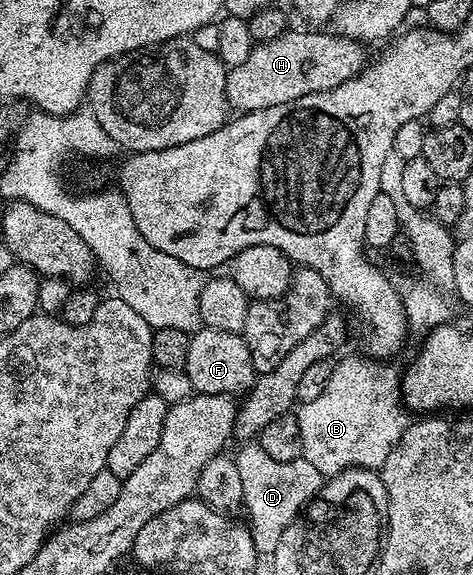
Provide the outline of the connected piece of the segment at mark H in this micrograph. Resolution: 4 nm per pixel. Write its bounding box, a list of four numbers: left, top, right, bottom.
[226,29,366,115]

